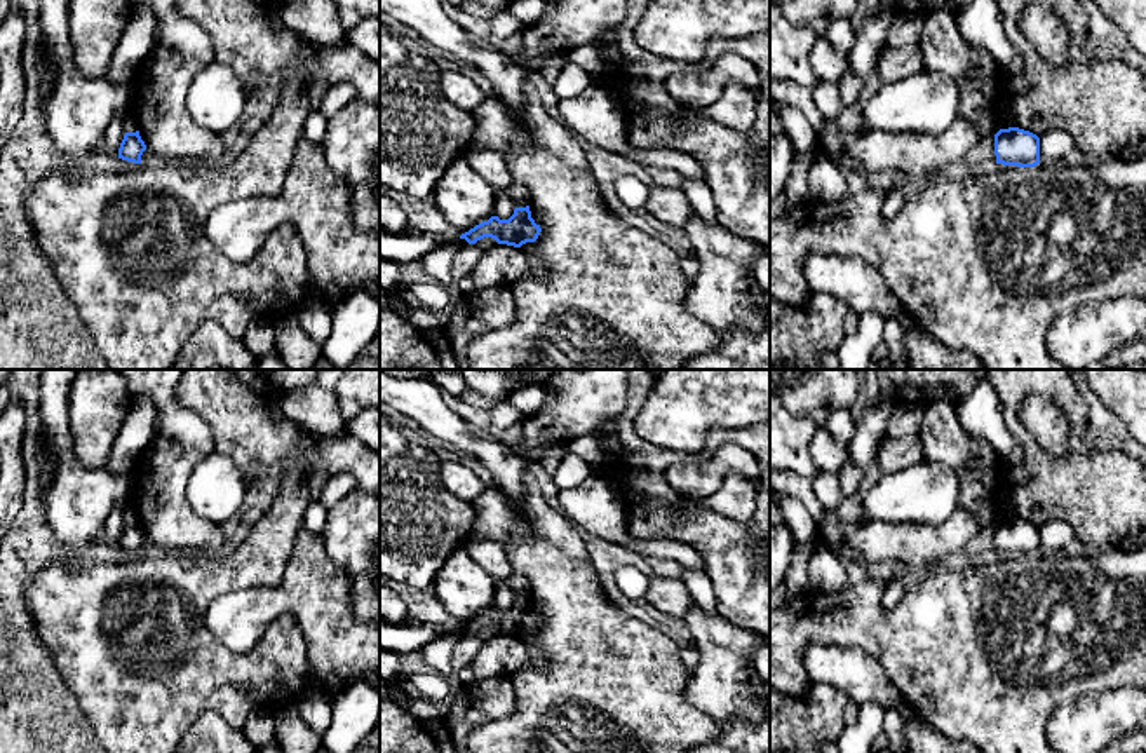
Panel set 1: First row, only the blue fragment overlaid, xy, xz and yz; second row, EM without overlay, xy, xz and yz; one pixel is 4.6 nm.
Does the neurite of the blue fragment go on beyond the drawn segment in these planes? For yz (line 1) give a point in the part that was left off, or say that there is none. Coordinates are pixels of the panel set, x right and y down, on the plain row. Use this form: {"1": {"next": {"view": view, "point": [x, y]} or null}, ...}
{"1": {"next": null}}

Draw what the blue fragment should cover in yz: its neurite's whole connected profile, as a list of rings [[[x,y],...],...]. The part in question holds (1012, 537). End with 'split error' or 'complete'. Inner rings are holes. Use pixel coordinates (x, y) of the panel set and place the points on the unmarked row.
[[[1019,518],[1000,519],[994,525],[996,554],[1035,558],[1040,554],[1040,528]]]; complete

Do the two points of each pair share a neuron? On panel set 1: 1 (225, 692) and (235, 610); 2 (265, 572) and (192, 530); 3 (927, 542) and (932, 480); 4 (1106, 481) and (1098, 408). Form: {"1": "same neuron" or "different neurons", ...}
{"1": "different neurons", "2": "different neurons", "3": "different neurons", "4": "different neurons"}

